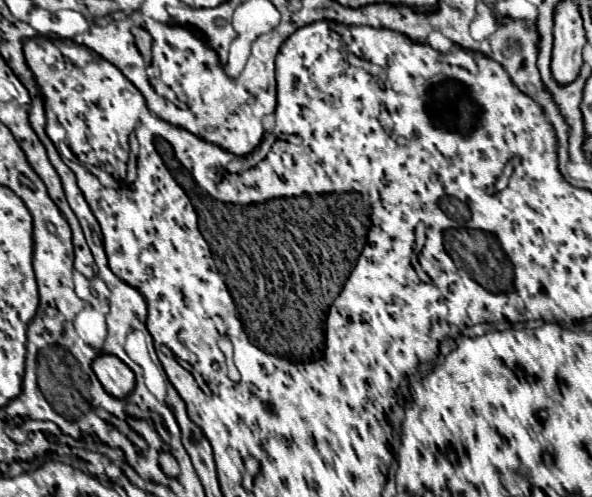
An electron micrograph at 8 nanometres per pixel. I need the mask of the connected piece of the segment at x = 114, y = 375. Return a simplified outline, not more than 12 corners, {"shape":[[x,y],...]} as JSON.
{"shape":[[98,354],[92,368],[110,396],[134,390],[134,372],[118,356]]}

